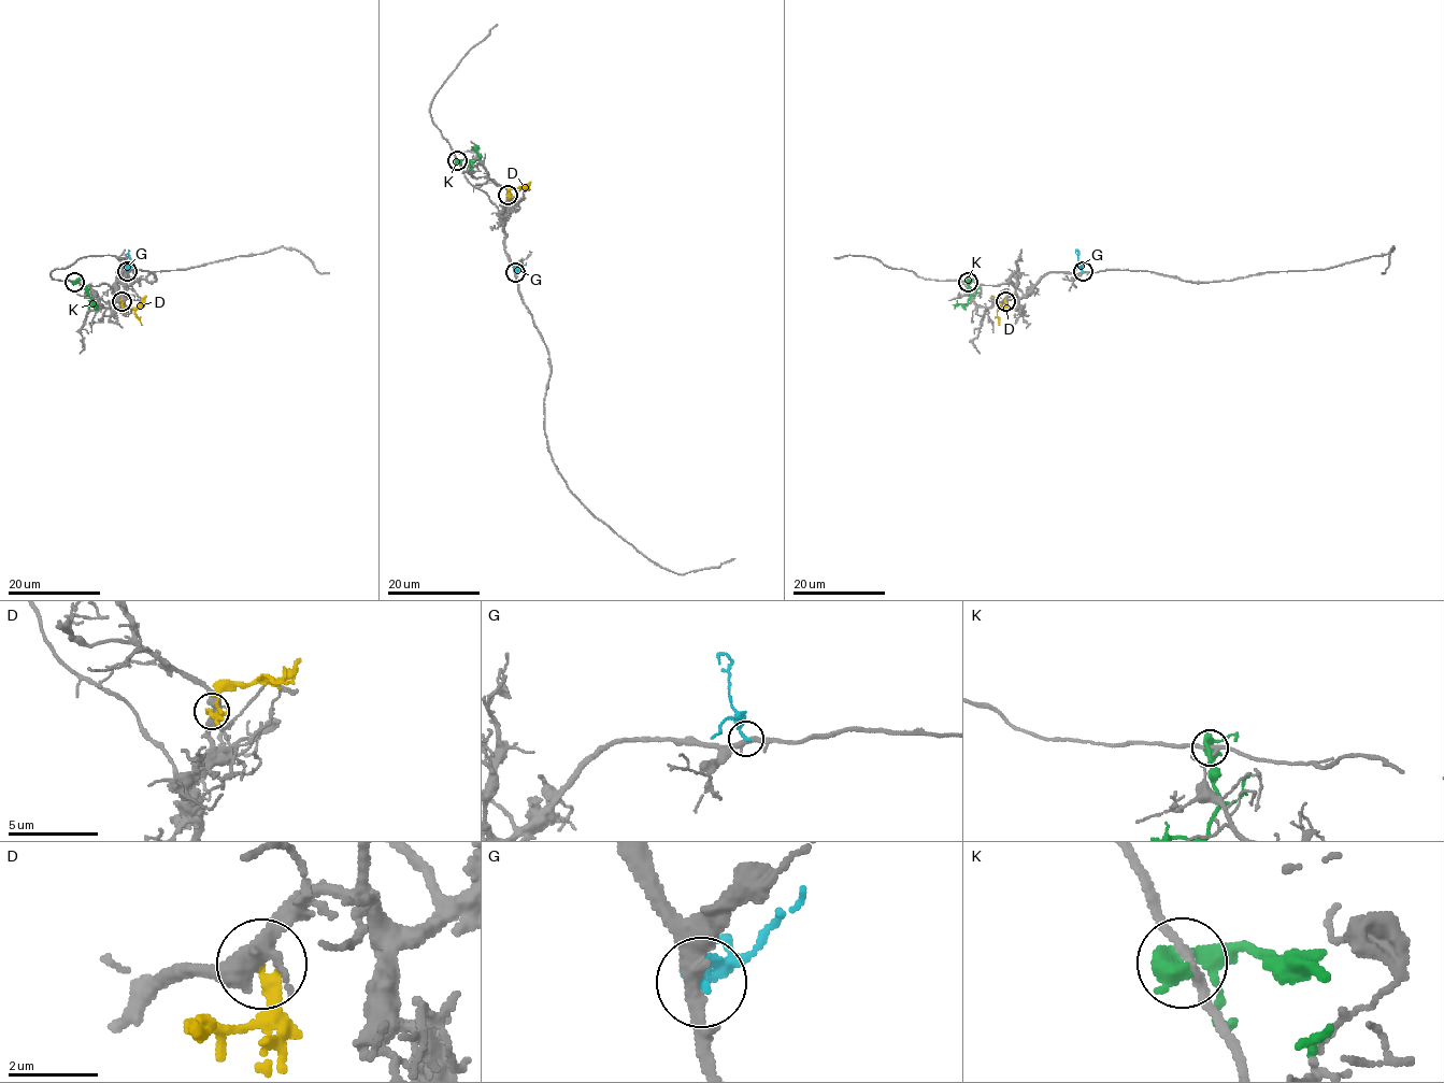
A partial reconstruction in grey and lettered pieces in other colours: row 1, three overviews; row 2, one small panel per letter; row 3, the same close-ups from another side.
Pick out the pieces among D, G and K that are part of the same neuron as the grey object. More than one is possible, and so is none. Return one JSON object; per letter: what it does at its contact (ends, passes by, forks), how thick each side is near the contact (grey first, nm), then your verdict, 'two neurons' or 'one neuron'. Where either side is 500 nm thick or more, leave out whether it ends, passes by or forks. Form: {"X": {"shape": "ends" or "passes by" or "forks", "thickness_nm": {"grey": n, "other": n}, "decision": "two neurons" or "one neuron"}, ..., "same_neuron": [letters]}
{"D": {"shape": "ends", "thickness_nm": {"grey": 460, "other": 280}, "decision": "two neurons"}, "G": {"shape": "ends", "thickness_nm": {"grey": 360, "other": 260}, "decision": "one neuron"}, "K": {"shape": "passes by", "thickness_nm": {"grey": 200, "other": 440}, "decision": "two neurons"}, "same_neuron": ["G"]}

